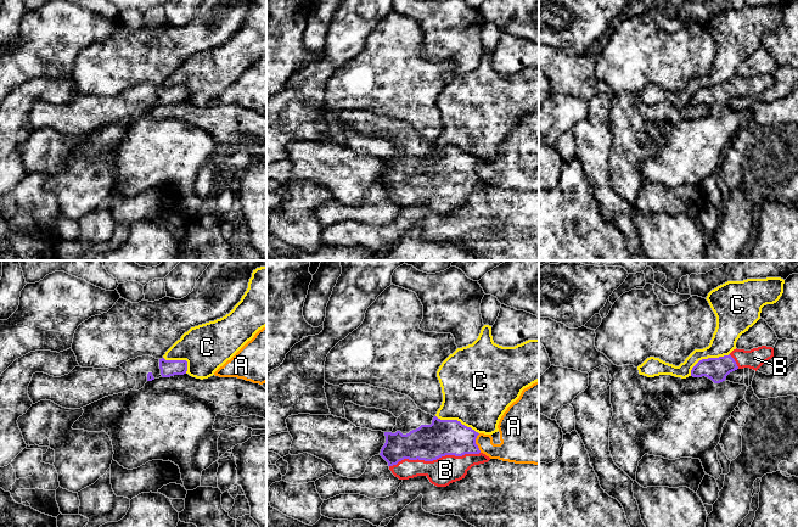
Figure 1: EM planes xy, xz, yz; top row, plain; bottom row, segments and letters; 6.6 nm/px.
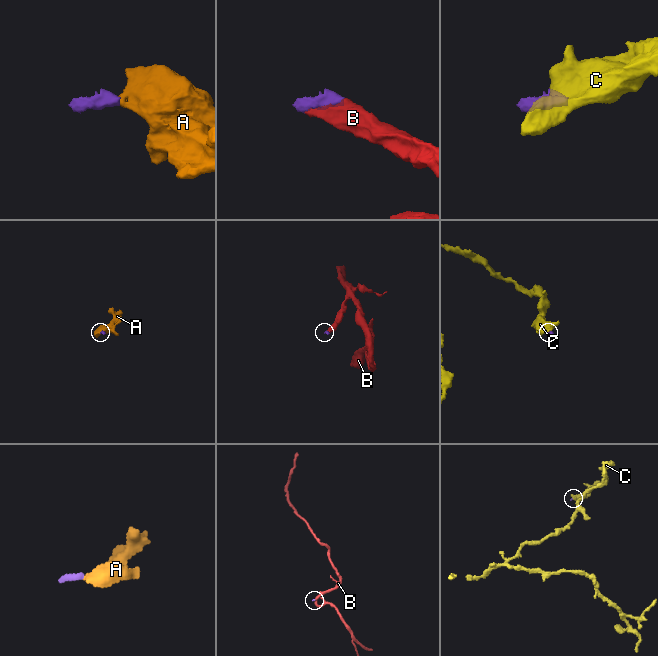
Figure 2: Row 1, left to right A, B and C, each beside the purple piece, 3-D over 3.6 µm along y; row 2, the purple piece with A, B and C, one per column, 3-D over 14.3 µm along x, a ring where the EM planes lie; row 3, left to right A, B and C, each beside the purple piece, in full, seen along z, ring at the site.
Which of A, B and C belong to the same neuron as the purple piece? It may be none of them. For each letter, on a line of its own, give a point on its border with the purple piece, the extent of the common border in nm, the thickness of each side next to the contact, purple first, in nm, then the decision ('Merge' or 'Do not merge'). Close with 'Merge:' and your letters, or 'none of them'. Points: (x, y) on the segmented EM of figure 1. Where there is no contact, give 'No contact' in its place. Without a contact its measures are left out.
A: Touches purple at xz (475, 443). Shared border 130 nm. Thickness 240 nm (purple) against 170 nm. Do not merge
B: Touches purple at xz (434, 459). Shared border 600 nm. Thickness 240 nm (purple) against 190 nm. Merge
C: Touches purple at yz (708, 358). Shared border 300 nm. Thickness 160 nm (purple) against 180 nm. Do not merge
Merge: B

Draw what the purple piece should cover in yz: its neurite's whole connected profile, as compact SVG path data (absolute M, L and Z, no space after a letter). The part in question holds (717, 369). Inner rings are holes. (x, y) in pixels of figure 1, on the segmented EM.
M762 346L751 351L734 349L729 355L699 360L691 370L691 376L710 379L714 383L725 381L726 376L743 368L758 370L774 357L774 348Z

